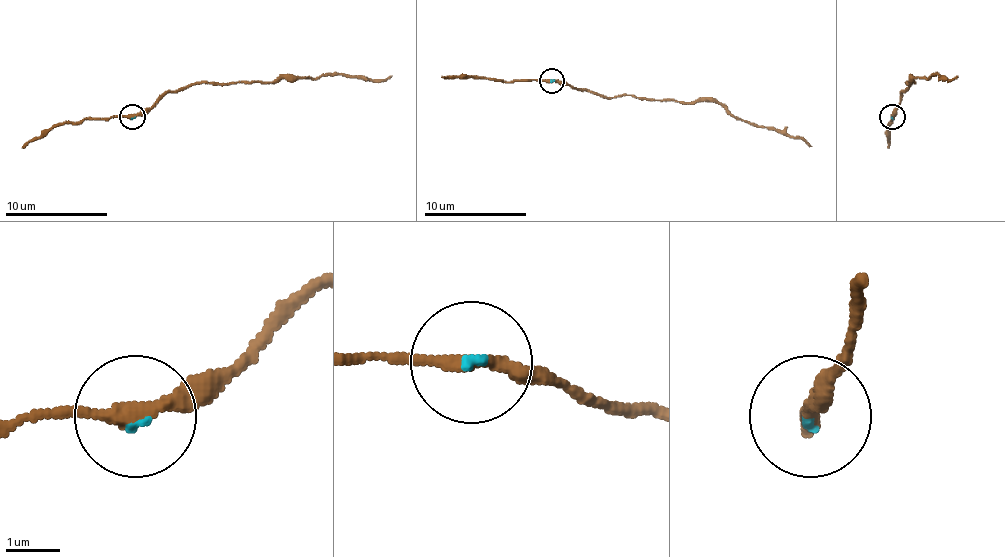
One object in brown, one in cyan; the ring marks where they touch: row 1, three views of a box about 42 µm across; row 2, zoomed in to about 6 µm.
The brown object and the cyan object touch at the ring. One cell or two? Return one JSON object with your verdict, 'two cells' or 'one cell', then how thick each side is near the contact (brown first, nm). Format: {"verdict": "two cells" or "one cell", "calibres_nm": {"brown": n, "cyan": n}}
{"verdict": "one cell", "calibres_nm": {"brown": 240, "cyan": 70}}

